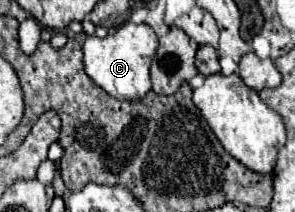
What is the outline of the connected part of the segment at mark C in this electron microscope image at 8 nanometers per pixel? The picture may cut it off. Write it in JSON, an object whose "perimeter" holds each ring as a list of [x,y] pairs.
{"perimeter":[[[124,23],[116,31],[108,33],[104,39],[96,35],[88,35],[82,43],[84,53],[84,71],[86,75],[102,87],[108,95],[124,101],[142,99],[150,91],[150,61],[158,49],[158,37],[150,25],[136,25],[136,23]]]}

